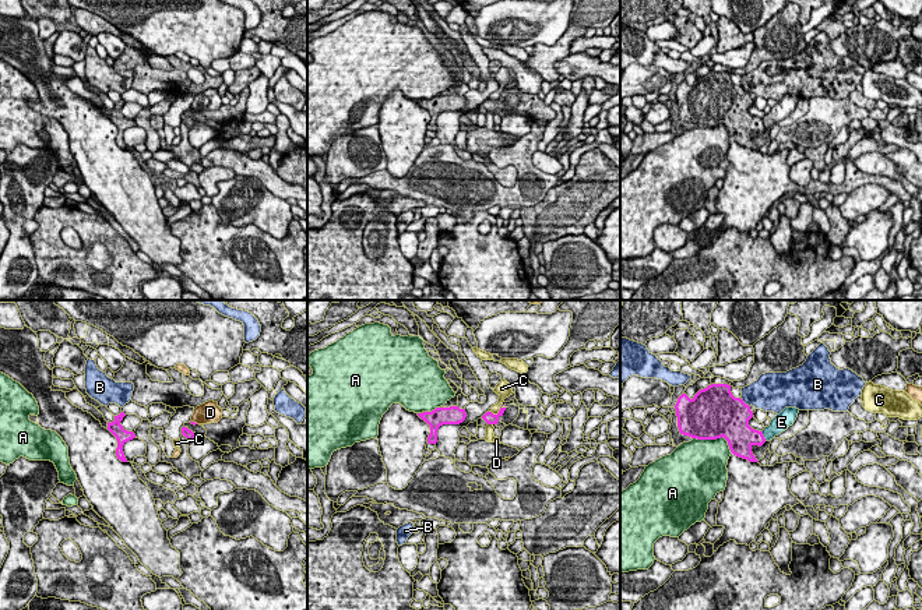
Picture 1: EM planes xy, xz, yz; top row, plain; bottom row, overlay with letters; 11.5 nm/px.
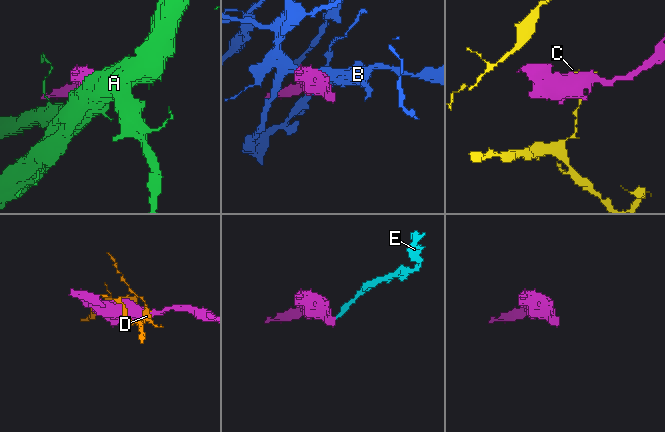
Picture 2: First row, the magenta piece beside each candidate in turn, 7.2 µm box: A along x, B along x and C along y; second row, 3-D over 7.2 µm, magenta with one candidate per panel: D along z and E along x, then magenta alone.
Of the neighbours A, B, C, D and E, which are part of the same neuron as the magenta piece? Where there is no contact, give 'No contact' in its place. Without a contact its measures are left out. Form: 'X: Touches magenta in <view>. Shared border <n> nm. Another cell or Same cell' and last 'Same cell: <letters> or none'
A: Touches magenta in yz. Shared border 500 nm. Another cell
B: Touches magenta in yz. Shared border 140 nm. Another cell
C: Touches magenta in xz. Shared border 150 nm. Another cell
D: Touches magenta in xy. Shared border 90 nm. Another cell
E: Touches magenta in yz. Shared border 120 nm. Another cell
Same cell: none

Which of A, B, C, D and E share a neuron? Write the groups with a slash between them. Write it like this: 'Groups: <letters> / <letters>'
Groups: A / B / C / D / E

